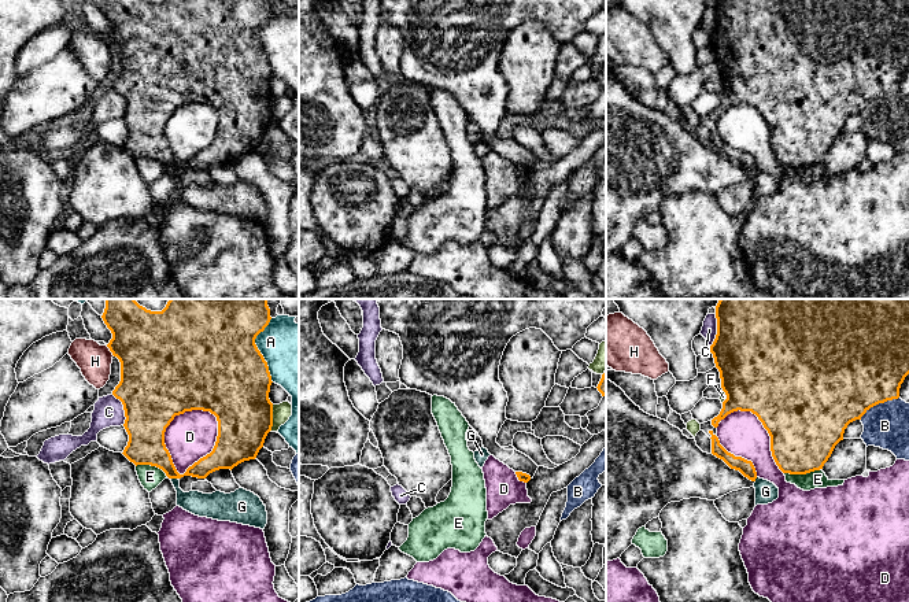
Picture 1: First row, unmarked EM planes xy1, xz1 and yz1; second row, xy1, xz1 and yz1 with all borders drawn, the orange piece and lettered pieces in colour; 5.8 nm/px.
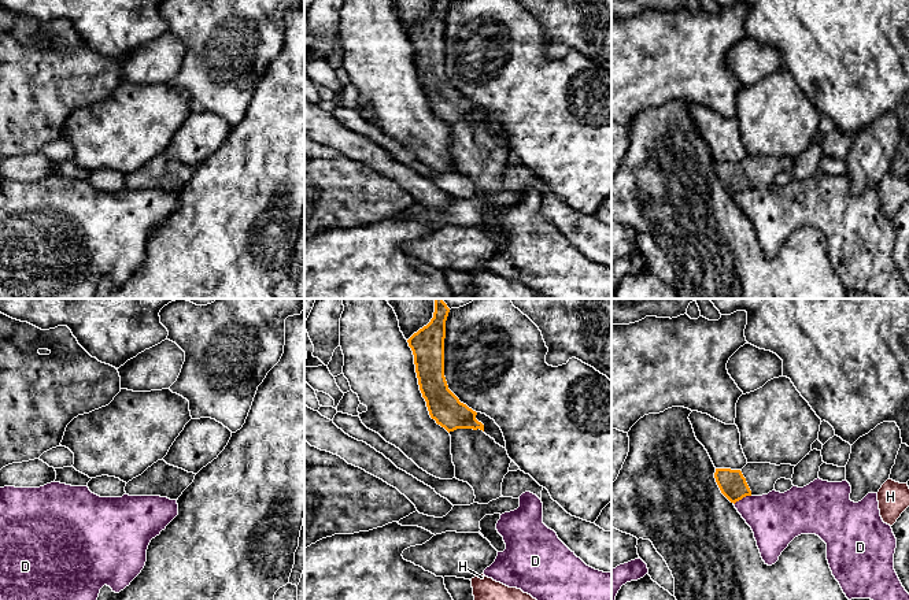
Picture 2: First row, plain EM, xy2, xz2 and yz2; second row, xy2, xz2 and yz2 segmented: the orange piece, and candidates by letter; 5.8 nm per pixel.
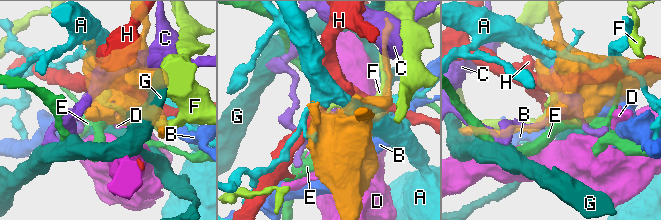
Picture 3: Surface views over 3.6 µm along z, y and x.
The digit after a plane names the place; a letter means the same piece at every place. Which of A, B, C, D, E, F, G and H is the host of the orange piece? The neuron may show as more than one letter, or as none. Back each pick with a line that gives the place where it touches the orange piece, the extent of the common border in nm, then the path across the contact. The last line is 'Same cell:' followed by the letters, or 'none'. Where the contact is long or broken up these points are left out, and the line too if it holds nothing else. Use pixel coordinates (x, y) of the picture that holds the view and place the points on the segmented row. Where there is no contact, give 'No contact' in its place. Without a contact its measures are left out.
Same cell: none

